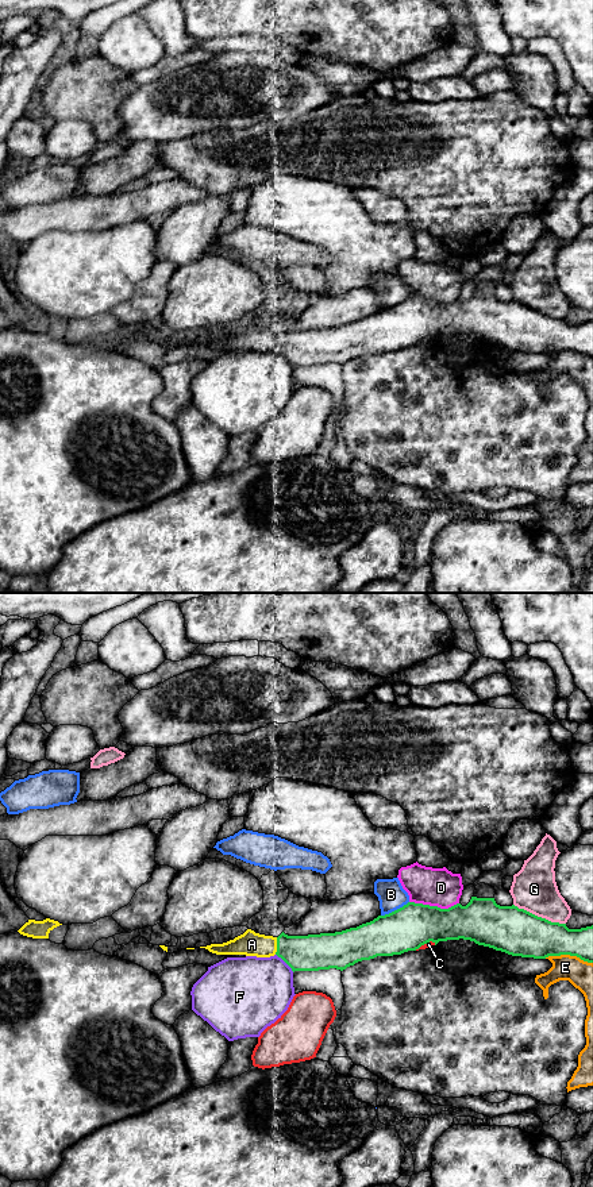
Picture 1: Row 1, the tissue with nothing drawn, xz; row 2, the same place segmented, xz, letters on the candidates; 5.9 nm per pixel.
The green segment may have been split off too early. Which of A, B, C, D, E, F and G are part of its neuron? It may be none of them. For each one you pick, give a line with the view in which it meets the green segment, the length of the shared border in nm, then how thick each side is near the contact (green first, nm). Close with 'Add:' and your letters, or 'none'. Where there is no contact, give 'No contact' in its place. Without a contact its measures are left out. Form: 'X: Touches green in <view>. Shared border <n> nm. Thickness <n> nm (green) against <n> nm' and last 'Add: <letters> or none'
A: Touches green in xz. Shared border 110 nm. Thickness 220 nm (green) against 140 nm
Add: A

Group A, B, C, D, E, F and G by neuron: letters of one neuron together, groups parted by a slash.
A / B / C / D / E / F / G

